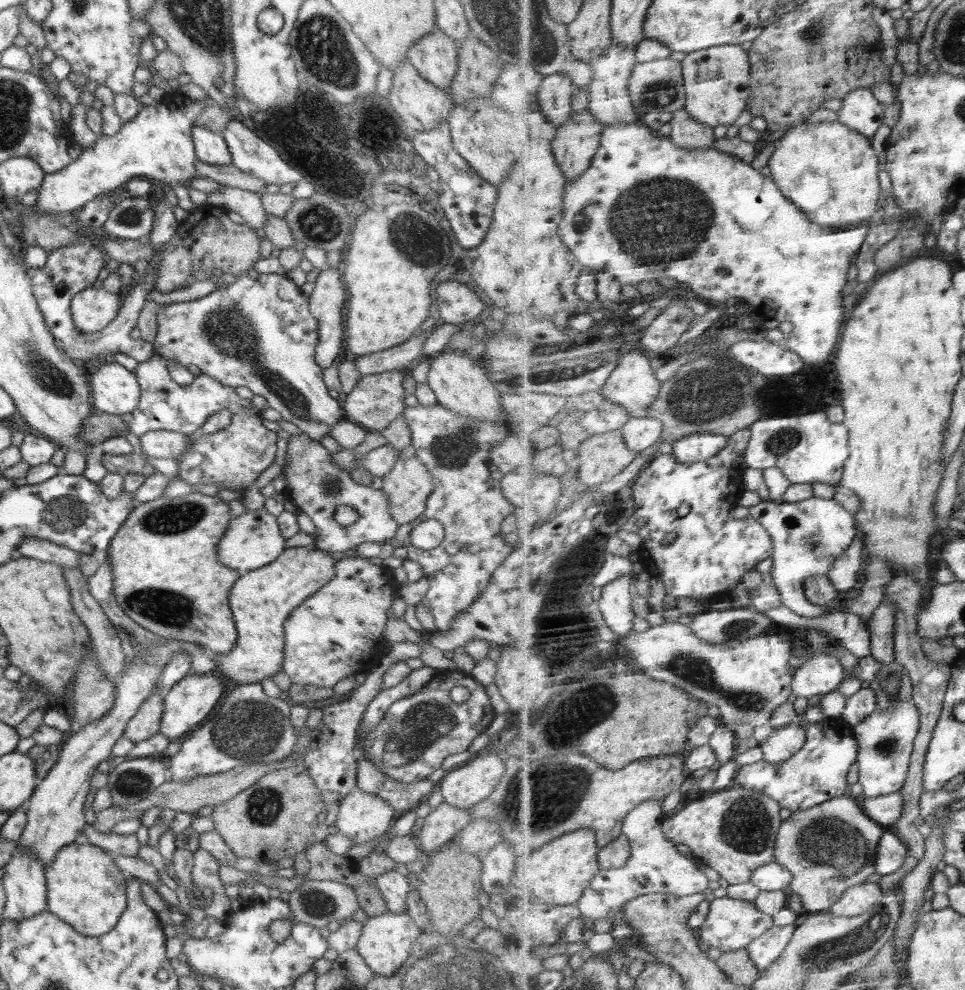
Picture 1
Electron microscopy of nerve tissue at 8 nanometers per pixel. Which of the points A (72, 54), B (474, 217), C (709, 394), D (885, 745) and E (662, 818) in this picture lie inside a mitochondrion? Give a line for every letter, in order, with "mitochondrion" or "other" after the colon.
A: other
B: other
C: mitochondrion
D: mitochondrion
E: other

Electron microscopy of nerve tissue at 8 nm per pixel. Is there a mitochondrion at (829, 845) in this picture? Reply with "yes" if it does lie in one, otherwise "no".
yes

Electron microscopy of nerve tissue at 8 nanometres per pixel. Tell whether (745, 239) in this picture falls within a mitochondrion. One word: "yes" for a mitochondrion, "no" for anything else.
no

